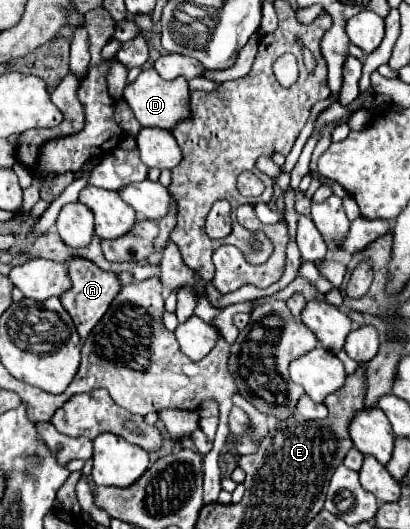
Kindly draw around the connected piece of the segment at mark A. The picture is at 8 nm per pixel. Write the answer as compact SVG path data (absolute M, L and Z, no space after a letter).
M75 256L73 260L69 260L67 270L69 270L71 288L69 288L69 292L63 292L59 296L59 300L61 300L63 308L69 312L69 316L73 318L81 340L85 340L85 336L101 320L101 316L107 312L109 304L113 302L113 298L121 290L121 282L119 282L119 278L117 278L115 272L105 272L105 270L97 268L91 260L85 260L85 258L79 258L79 256Z

